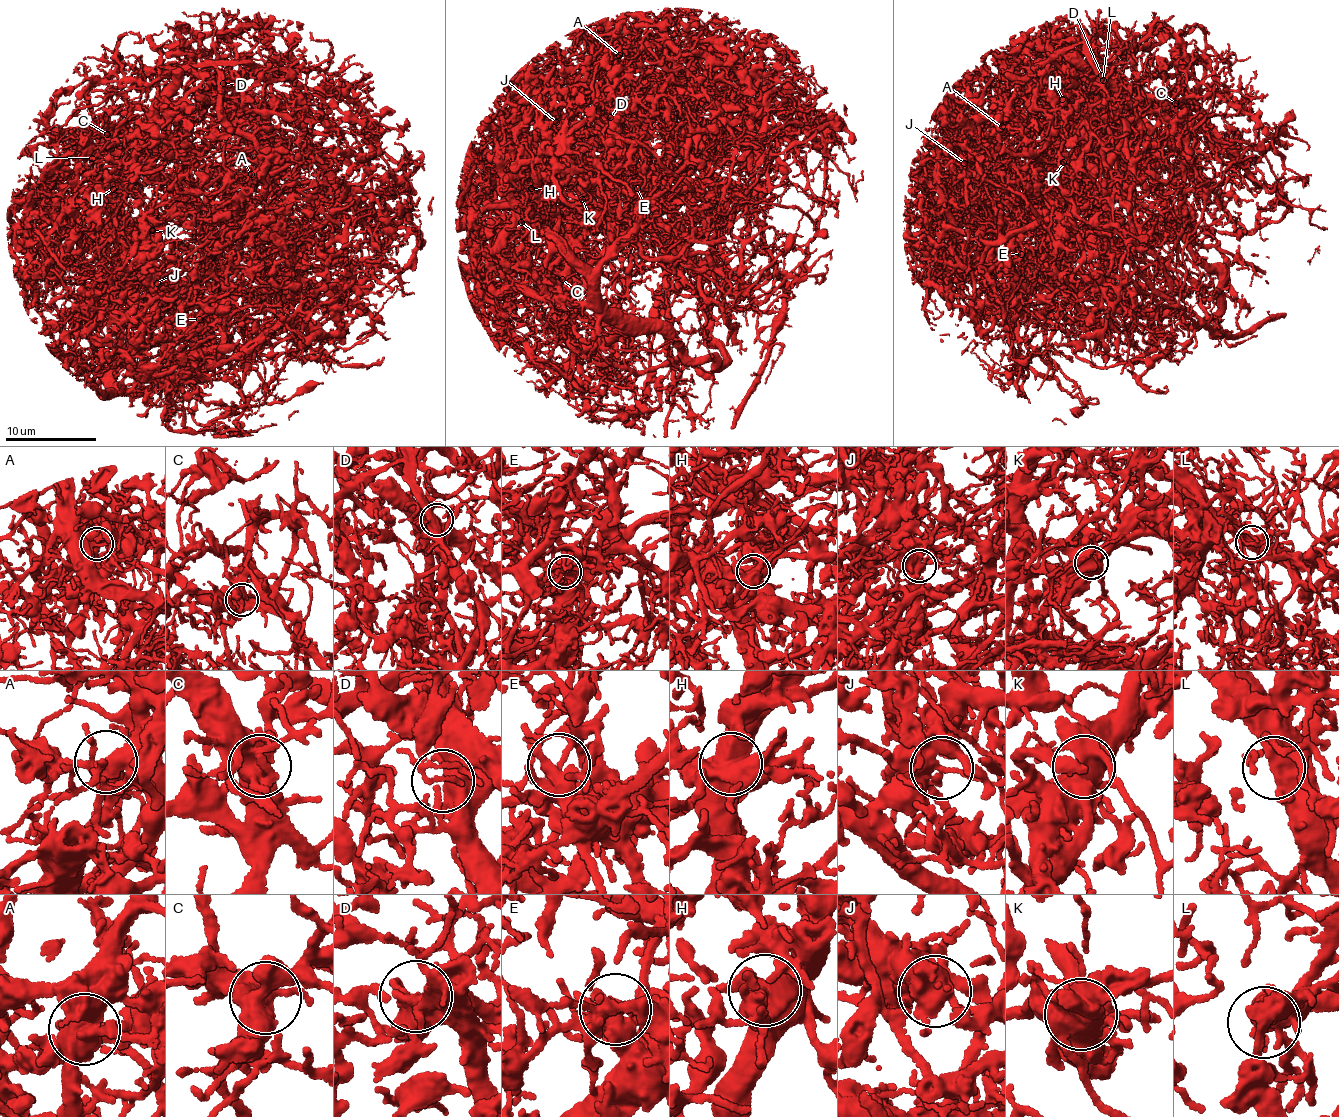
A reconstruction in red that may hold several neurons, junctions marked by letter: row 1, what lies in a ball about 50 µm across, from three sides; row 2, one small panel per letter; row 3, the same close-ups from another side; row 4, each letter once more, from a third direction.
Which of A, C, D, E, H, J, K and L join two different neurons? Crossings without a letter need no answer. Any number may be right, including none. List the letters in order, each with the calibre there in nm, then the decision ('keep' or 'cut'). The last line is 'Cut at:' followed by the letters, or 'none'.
A: 400 nm | keep
C: 500 nm | keep
D: 550 nm | keep
E: 280 nm | cut
H: 650 nm | keep
J: 440 nm | cut
K: 700 nm | cut
L: 420 nm | keep
Cut at: E, J, K

